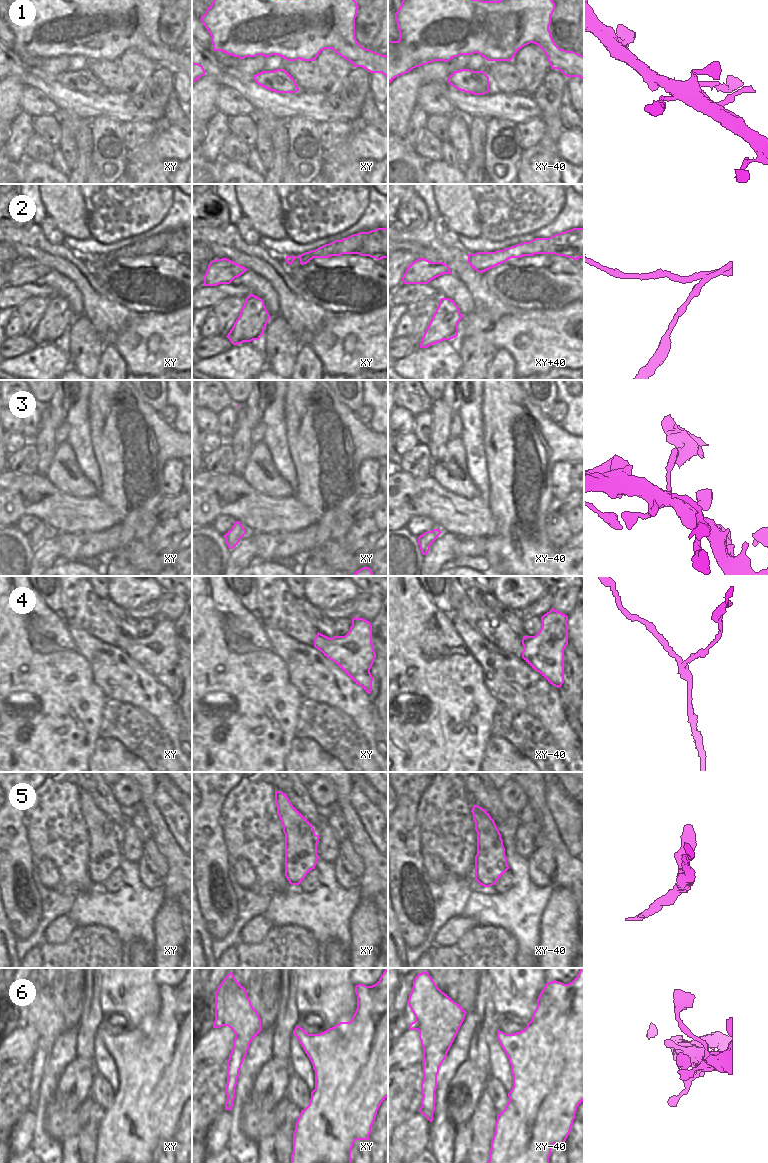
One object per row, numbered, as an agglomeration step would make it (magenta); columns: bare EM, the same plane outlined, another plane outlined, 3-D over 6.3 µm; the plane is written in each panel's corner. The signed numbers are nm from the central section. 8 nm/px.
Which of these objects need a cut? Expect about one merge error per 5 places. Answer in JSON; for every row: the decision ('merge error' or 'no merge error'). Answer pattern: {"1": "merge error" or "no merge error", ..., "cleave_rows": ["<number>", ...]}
{"1": "no merge error", "2": "merge error", "3": "merge error", "4": "merge error", "5": "no merge error", "6": "no merge error", "cleave_rows": ["2", "3", "4"]}

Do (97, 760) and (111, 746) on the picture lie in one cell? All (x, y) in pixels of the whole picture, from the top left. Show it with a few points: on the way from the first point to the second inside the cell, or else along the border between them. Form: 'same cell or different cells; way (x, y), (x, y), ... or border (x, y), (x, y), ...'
same cell; way (101, 757), (108, 750)

